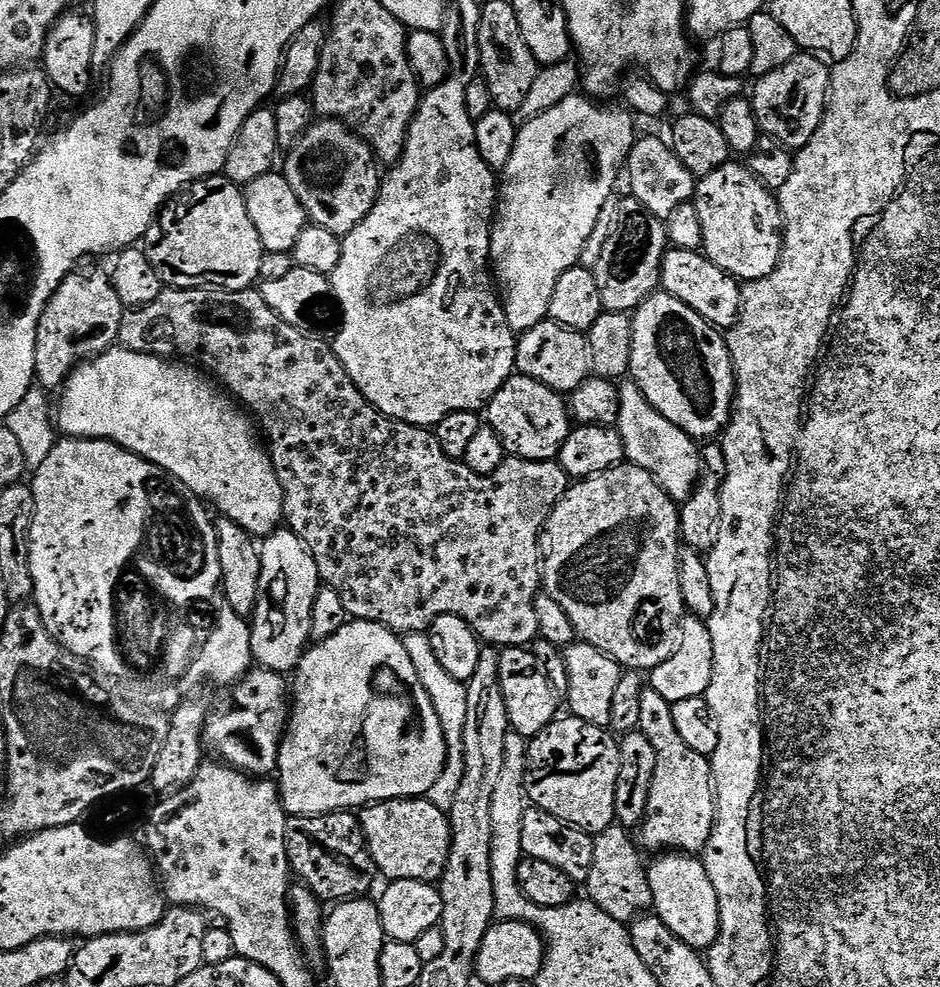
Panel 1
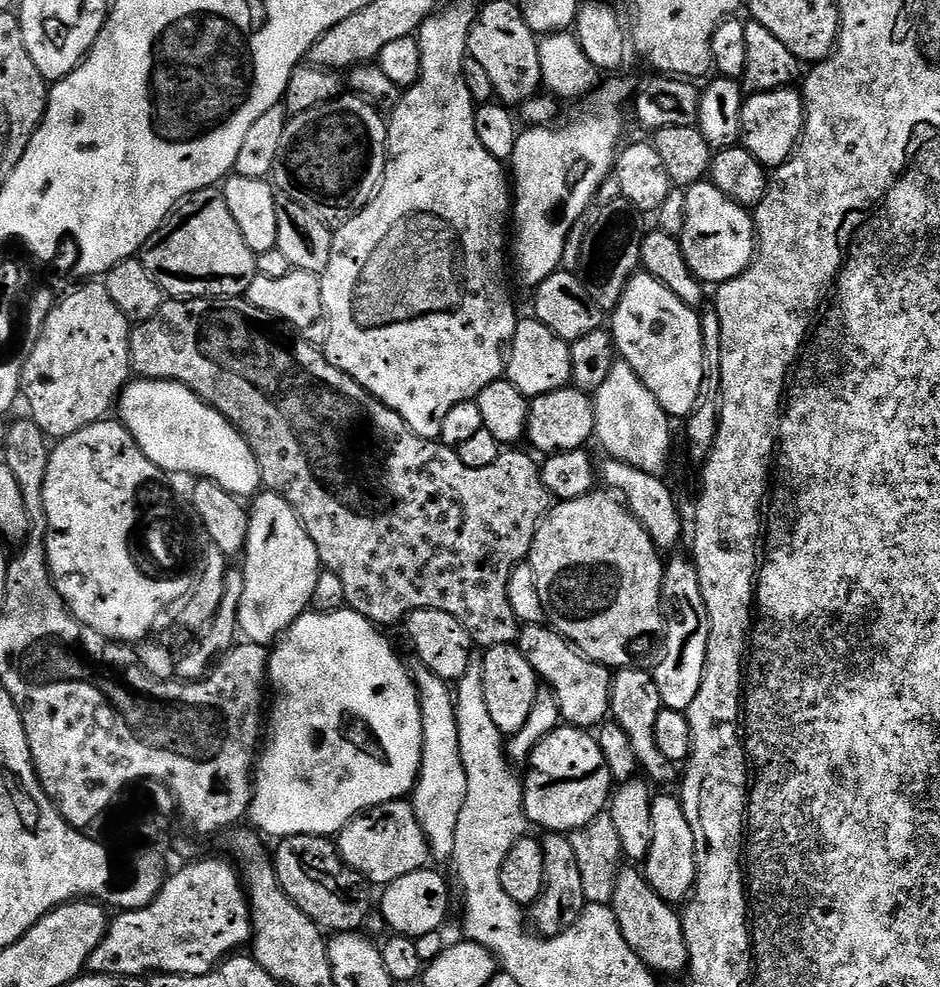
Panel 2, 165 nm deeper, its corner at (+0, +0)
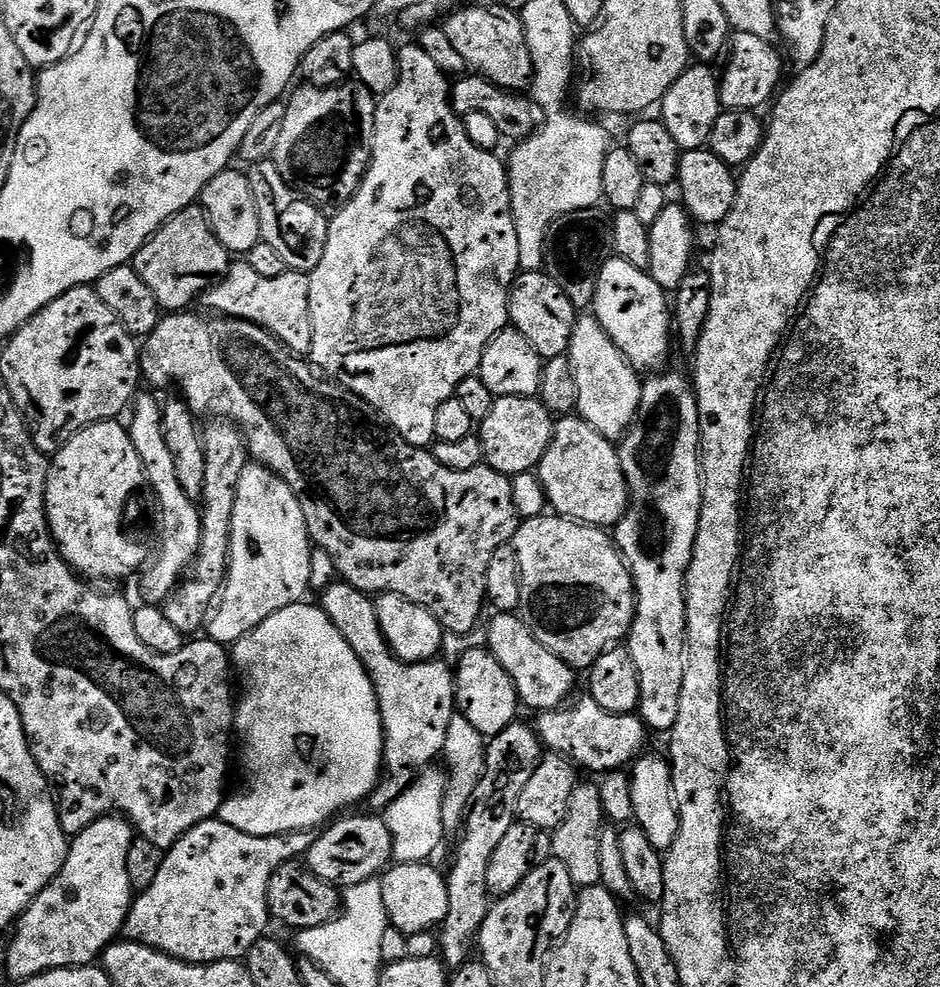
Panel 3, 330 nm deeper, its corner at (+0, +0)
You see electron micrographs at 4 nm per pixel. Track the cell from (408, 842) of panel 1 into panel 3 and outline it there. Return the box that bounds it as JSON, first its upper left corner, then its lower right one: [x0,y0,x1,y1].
[306,814,393,890]

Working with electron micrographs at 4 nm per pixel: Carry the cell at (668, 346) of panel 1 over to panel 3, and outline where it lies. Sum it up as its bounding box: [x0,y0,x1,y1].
[591,255,674,374]

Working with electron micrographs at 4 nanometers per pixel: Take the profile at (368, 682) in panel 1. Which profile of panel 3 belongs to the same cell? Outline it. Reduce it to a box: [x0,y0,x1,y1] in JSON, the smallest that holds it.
[218,603,384,836]

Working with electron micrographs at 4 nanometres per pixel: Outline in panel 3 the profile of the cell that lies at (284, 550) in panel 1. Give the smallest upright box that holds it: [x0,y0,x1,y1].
[207,462,314,646]

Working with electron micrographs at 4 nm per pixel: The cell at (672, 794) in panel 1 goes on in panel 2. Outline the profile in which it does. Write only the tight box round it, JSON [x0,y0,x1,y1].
[610,666,674,784]

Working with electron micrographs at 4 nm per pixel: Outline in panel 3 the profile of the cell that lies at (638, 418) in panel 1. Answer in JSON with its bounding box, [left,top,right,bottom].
[567,314,642,441]

